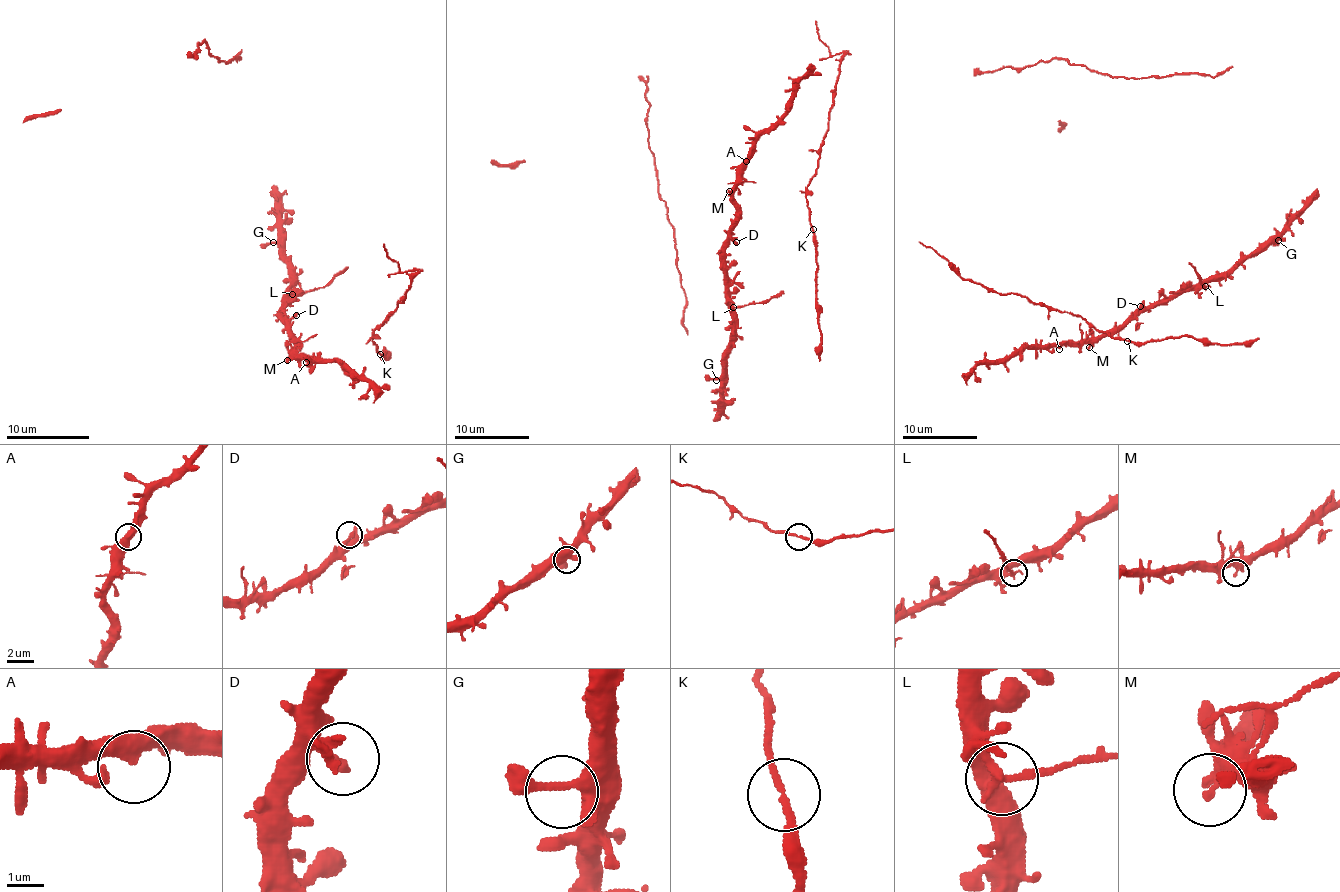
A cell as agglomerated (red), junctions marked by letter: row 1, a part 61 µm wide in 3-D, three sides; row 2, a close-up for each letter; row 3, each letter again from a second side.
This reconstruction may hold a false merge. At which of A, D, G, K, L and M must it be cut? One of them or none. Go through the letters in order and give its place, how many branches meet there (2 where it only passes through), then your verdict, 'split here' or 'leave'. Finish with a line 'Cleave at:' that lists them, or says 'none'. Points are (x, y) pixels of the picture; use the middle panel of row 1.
A: place (746, 161); branches 2; leave
D: place (736, 242); branches 1; leave
G: place (716, 380); branches 2; leave
K: place (813, 229); branches 2; leave
L: place (733, 307); branches 2; split here
M: place (729, 191); branches 2; leave
Cleave at: L

